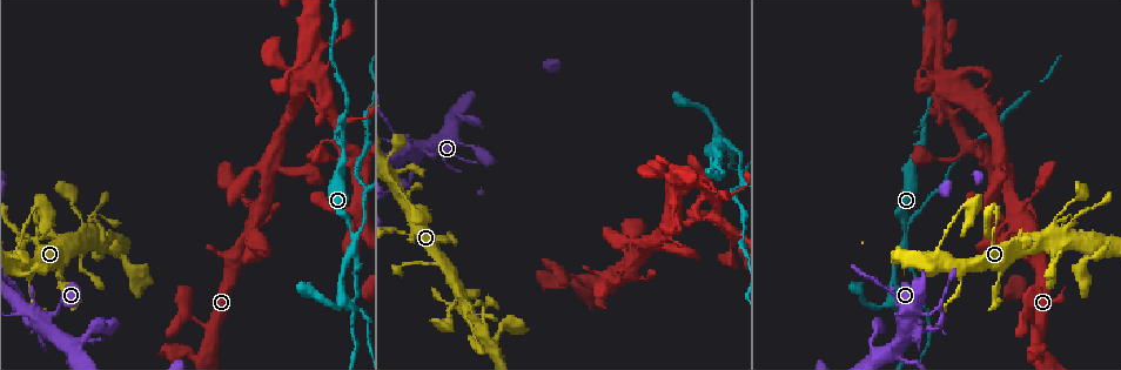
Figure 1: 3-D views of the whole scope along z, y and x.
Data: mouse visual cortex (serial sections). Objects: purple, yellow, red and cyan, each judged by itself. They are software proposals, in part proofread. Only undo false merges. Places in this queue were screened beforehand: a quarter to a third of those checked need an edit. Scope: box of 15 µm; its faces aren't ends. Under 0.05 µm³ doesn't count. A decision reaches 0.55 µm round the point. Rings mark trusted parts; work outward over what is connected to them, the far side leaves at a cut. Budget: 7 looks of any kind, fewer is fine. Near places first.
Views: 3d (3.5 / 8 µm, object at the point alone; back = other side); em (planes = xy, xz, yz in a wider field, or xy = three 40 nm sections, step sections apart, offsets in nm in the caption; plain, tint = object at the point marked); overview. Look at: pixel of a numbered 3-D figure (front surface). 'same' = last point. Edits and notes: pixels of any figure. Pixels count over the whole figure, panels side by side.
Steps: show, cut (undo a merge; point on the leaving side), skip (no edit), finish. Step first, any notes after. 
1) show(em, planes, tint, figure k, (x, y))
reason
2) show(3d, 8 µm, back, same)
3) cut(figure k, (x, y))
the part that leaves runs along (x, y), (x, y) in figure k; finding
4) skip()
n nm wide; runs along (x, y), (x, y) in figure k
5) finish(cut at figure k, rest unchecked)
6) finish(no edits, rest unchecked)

show(3d, 8 µm, figure 1, (947, 110))

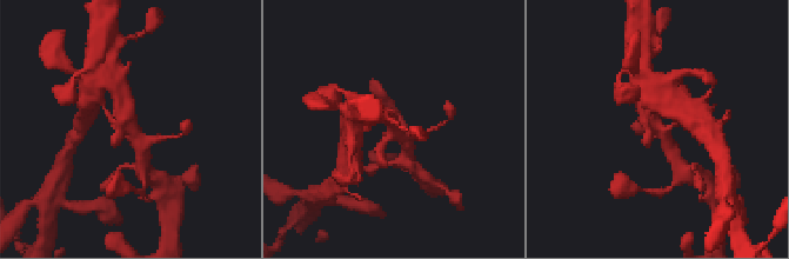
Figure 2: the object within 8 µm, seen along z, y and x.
show(3d, 3.5 µm, figure 2, (659, 129))

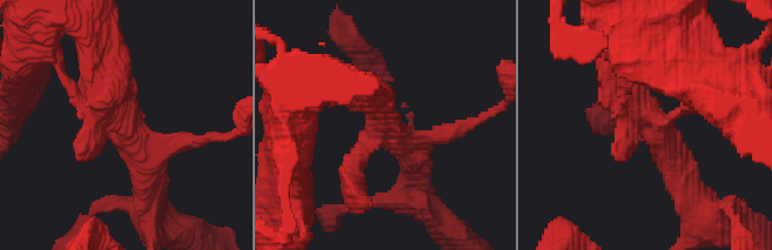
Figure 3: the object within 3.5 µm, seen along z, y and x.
skip()
runs along (622, 51), (624, 83), (687, 184) in figure 3; continuous, no second cell

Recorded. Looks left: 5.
show(3d, 3.5 µm, figure 1, (96, 220))
abrupt turn

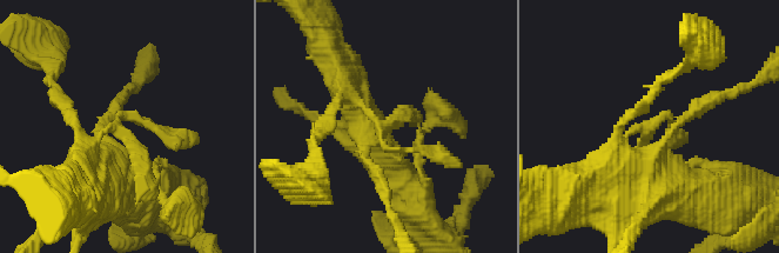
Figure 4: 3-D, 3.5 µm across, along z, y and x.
show(em, xy, step 3, plain, figure 4, (114, 127))
shape alone is not enough

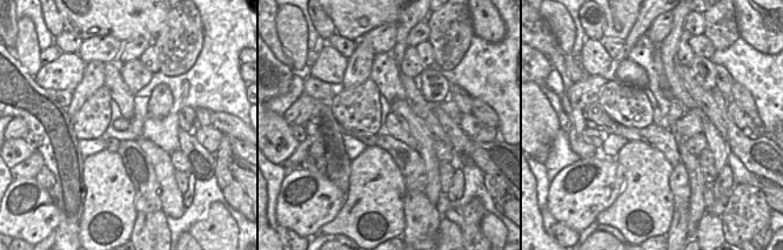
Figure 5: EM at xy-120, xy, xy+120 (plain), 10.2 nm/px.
show(em, xy, step 3, tint, same)

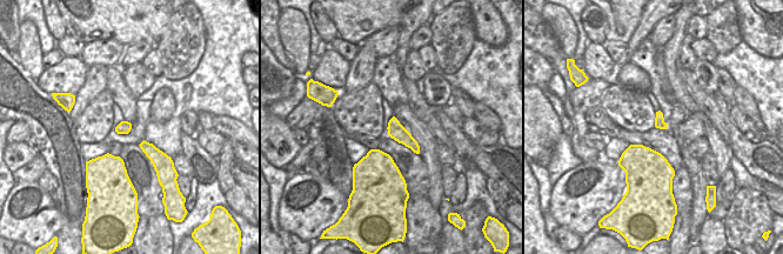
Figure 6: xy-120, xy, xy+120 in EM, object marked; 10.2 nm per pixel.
skip()
runs along (342, 85), (378, 125), (404, 110) in figure 4; all the same cell

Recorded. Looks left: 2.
show(3d, 3.5 µm, figure 1, (28, 238))
a narrow waist

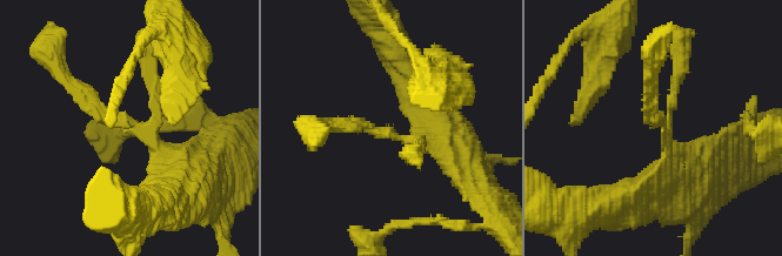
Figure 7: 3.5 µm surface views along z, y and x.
show(em, xy, step 5, tint, figure 7, (393, 138))
shape alone is not enough

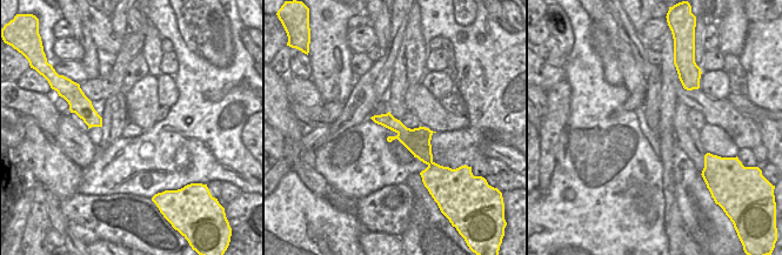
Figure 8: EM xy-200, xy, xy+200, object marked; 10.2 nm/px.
skip()
260 nm wide; runs along (191, 175), (68, 78) in figure 7; one cell here

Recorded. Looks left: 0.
finish(no edits, rest unchecked)

